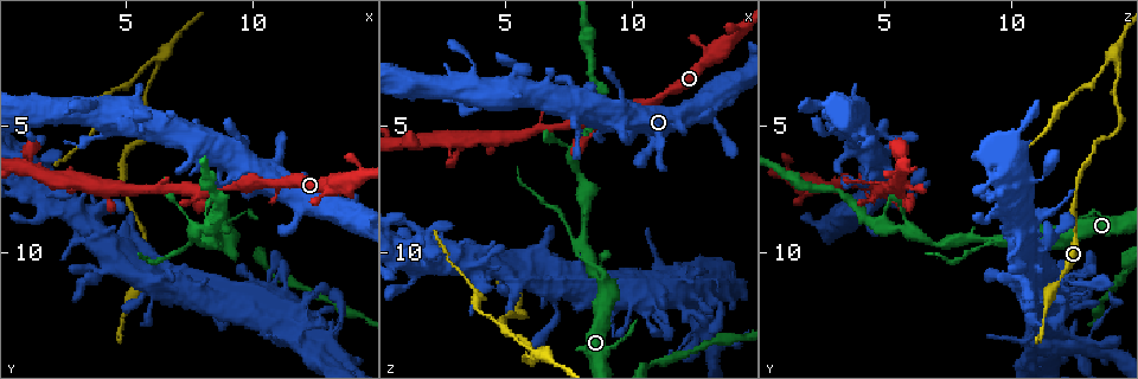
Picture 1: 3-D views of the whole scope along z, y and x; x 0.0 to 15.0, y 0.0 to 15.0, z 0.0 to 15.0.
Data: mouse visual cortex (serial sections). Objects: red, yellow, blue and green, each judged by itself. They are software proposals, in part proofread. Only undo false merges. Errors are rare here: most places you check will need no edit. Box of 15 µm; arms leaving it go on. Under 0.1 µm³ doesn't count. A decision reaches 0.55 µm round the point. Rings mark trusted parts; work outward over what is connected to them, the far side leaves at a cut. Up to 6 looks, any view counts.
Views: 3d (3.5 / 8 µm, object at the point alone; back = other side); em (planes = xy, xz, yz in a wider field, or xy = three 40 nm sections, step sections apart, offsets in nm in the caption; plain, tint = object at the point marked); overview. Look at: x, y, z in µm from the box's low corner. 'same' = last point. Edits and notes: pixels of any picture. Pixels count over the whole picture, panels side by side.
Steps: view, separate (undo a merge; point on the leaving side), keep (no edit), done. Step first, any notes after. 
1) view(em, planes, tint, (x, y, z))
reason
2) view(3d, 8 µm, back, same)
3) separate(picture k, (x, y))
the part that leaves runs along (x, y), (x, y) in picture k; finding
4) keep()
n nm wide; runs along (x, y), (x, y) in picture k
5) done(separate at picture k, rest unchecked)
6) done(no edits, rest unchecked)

view(em, xy, step 2, tint, (9.5, 6.1, 4.4))
abrupt turn

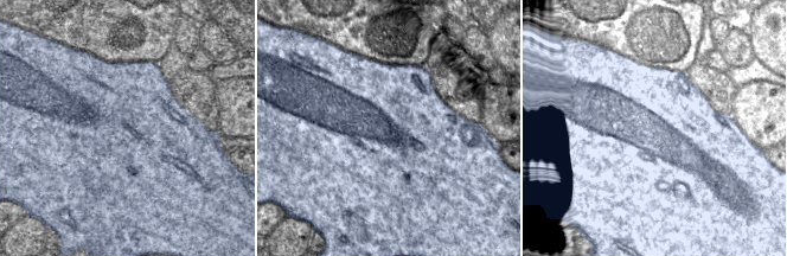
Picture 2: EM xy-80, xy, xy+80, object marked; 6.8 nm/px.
view(3d, 3.5 µm, same)

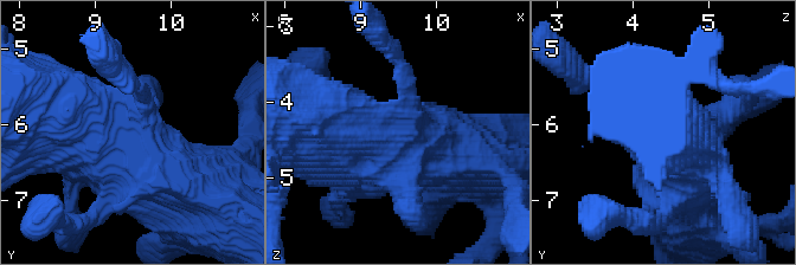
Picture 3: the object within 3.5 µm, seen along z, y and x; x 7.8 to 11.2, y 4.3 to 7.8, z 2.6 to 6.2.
keep()
1250 nm wide; runs along (185, 188), (55, 118) in picture 3; one cell here

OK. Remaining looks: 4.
view(3d, 8 µm, (7.7, 9.2, 6.0))

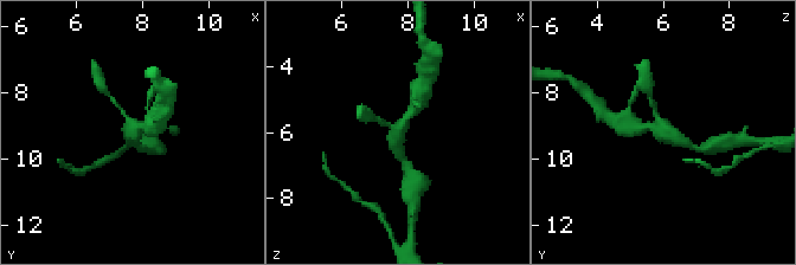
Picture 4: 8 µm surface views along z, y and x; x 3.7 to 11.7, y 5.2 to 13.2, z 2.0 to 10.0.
view(3d, 3.5 µm, (7.7, 9.1, 6.0))

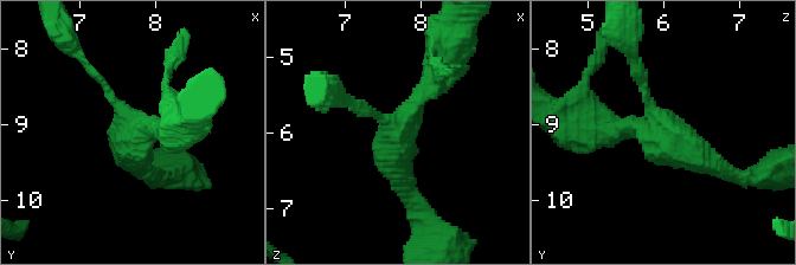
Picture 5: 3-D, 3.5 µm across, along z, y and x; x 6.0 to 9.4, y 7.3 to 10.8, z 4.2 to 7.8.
view(em, xy, step 2, tint, (7.75, 9.15, 5.95))
3 arms; arms of 150, 250, 300 nm; now the EM

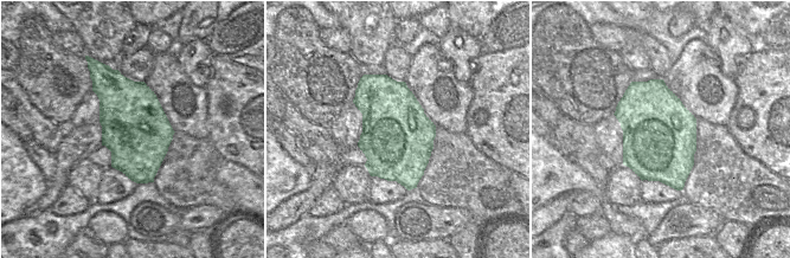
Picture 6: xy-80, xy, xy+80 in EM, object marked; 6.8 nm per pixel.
keep()
runs along (725, 172), (643, 128), (597, 131) in picture 5; all the same cell

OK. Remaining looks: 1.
done(no edits, rest unchecked)

